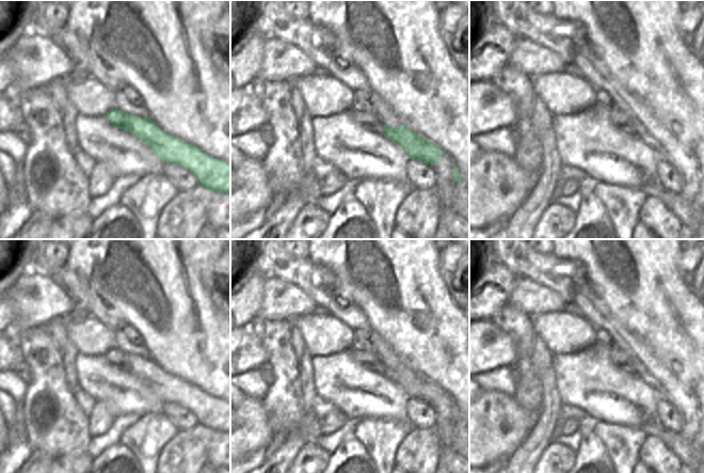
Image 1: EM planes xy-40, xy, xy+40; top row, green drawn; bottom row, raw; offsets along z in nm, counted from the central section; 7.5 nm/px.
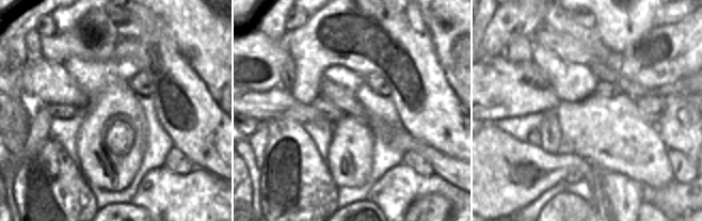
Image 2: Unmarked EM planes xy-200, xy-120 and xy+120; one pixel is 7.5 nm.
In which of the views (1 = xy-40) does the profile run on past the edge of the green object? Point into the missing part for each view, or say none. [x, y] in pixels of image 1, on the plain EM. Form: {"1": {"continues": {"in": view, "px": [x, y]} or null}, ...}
{"1": {"continues": null}}

